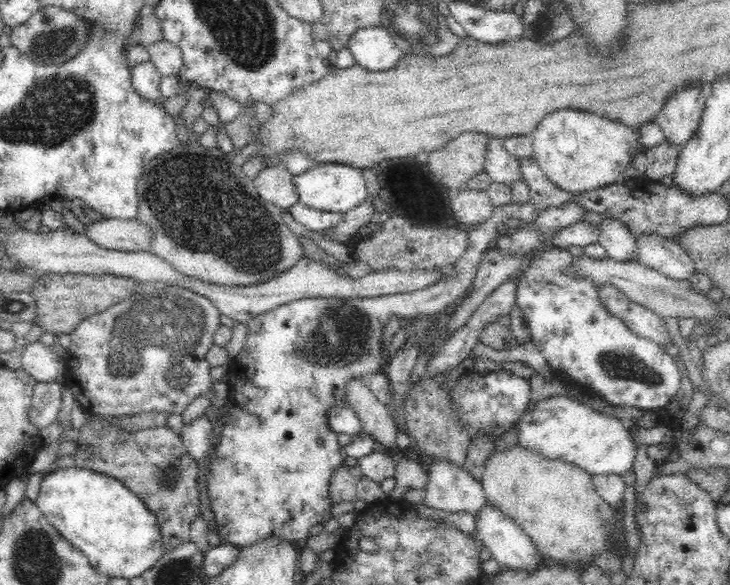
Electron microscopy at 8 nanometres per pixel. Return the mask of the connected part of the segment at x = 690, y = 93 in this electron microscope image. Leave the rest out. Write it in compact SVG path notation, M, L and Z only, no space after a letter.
M682 86L666 98L662 110L656 114L655 123L661 126L670 144L682 147L696 134L706 96L701 86Z

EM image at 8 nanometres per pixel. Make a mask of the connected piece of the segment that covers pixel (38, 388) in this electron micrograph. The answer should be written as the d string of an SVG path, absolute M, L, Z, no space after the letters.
M56 381L37 382L31 396L31 406L28 419L34 427L44 428L55 422L60 412L62 402L62 388Z

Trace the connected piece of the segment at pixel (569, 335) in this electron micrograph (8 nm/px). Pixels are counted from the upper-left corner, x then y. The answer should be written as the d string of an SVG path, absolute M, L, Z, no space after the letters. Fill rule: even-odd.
M550 248L536 252L518 274L515 304L524 314L530 341L542 353L557 377L570 378L564 382L590 386L600 400L606 400L612 406L653 410L656 414L664 415L666 405L676 396L682 382L676 360L658 344L634 334L620 318L610 314L601 303L593 281L590 278L575 278L577 271L573 263L574 257L567 249Z

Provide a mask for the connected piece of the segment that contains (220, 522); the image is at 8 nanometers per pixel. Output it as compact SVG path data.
M530 202L524 205L506 204L494 208L492 217L488 218L484 223L481 223L476 230L468 232L468 247L464 255L460 257L454 264L454 268L450 270L450 274L446 278L442 278L440 282L432 286L426 286L422 290L414 291L411 293L396 293L377 296L374 298L301 298L292 302L287 302L285 305L277 306L272 310L263 312L255 316L247 324L248 335L241 352L232 359L234 364L229 368L229 374L226 378L228 389L230 388L230 396L228 396L228 408L226 411L220 411L220 420L223 423L221 431L221 440L215 446L216 451L211 461L208 463L208 470L205 474L208 482L208 496L210 498L210 508L214 512L216 528L220 535L221 542L226 544L233 544L238 547L245 547L258 542L260 539L266 537L284 537L290 543L297 543L298 541L305 541L309 535L308 530L312 528L321 520L324 520L326 512L333 506L332 499L329 495L329 485L332 475L338 466L343 464L344 453L342 447L338 445L337 433L330 430L325 419L326 413L334 403L345 402L345 384L346 381L356 377L367 377L372 373L384 371L382 368L383 356L383 336L382 330L386 321L393 315L398 316L399 320L405 324L410 318L422 318L422 316L431 316L433 314L441 313L447 306L456 304L458 300L466 296L472 286L473 279L477 274L479 263L484 257L484 254L490 250L492 243L498 238L499 222L504 223L507 219L515 217L522 220L522 223L532 223L538 218L536 209L530 205Z

